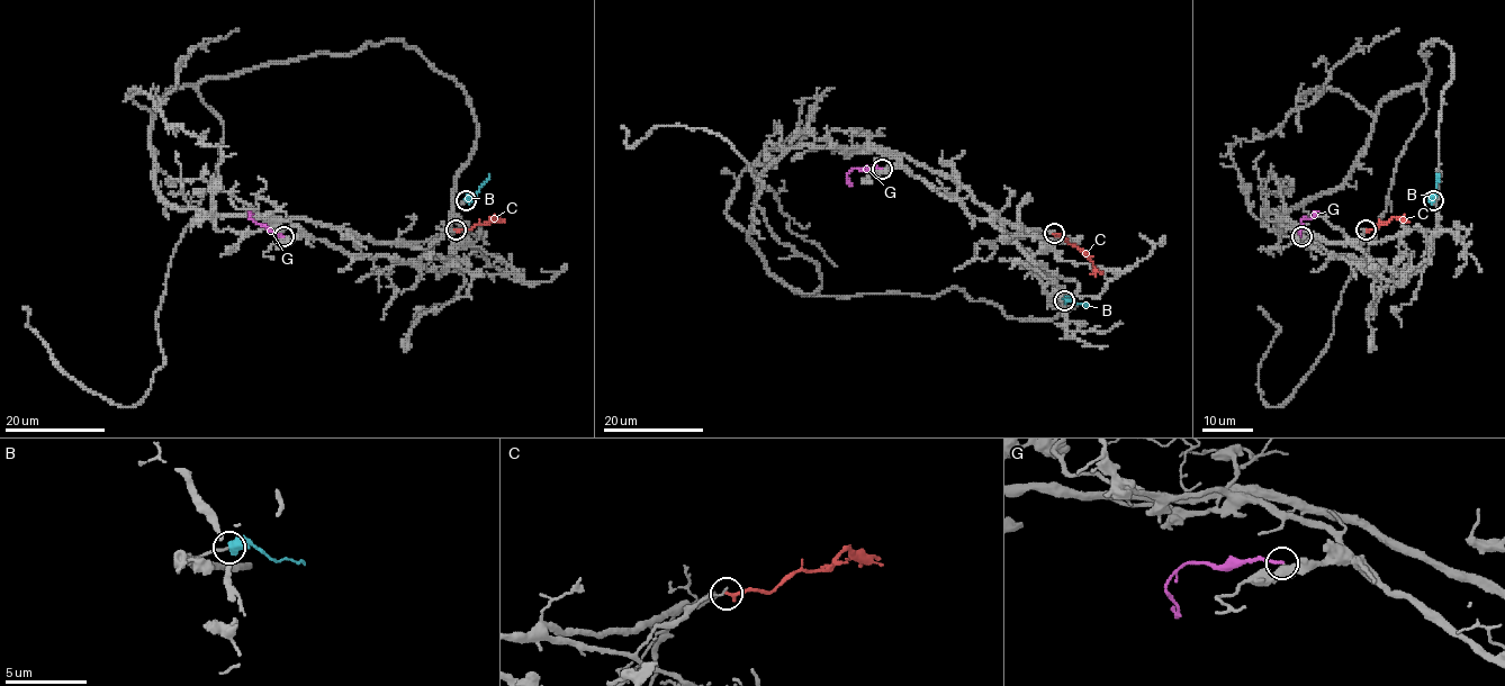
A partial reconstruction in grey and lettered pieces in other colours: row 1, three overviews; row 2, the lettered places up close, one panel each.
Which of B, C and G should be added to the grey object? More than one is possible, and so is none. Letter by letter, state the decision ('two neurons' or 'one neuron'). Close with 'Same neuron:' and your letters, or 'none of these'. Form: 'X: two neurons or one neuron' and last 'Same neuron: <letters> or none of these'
B: one neuron
C: two neurons
G: two neurons
Same neuron: B

